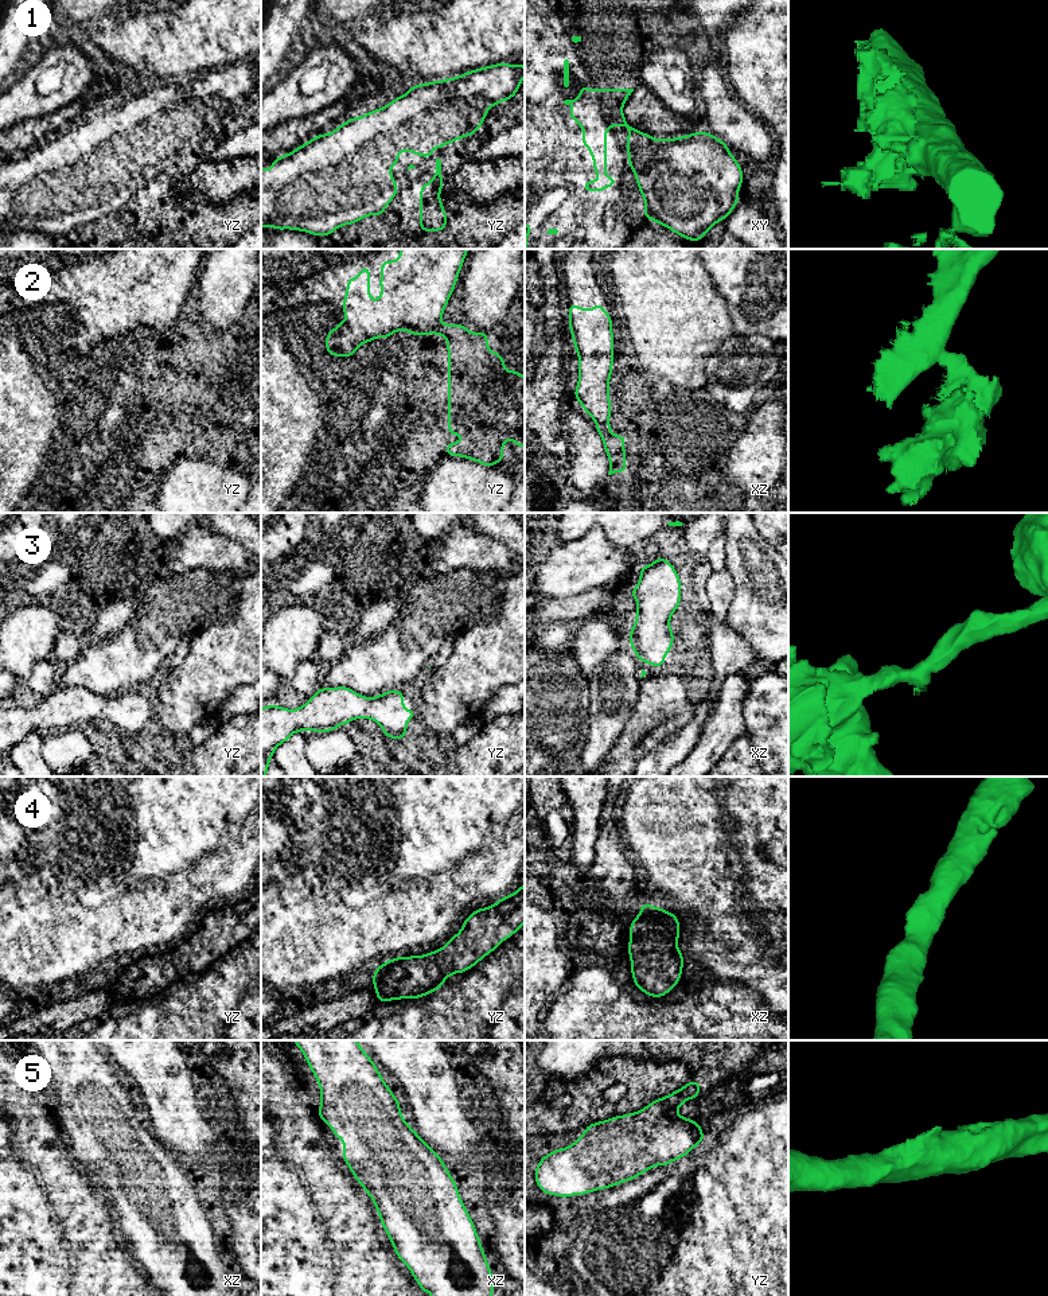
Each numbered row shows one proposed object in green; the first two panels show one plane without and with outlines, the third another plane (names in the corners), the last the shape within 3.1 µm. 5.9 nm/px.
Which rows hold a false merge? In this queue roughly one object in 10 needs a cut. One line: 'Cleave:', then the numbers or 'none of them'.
Cleave: 2

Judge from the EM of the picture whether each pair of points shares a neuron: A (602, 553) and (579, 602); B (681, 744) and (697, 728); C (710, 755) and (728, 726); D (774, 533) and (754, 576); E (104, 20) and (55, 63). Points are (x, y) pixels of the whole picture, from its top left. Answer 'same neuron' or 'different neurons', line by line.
A: different neurons
B: same neuron
C: same neuron
D: different neurons
E: different neurons

